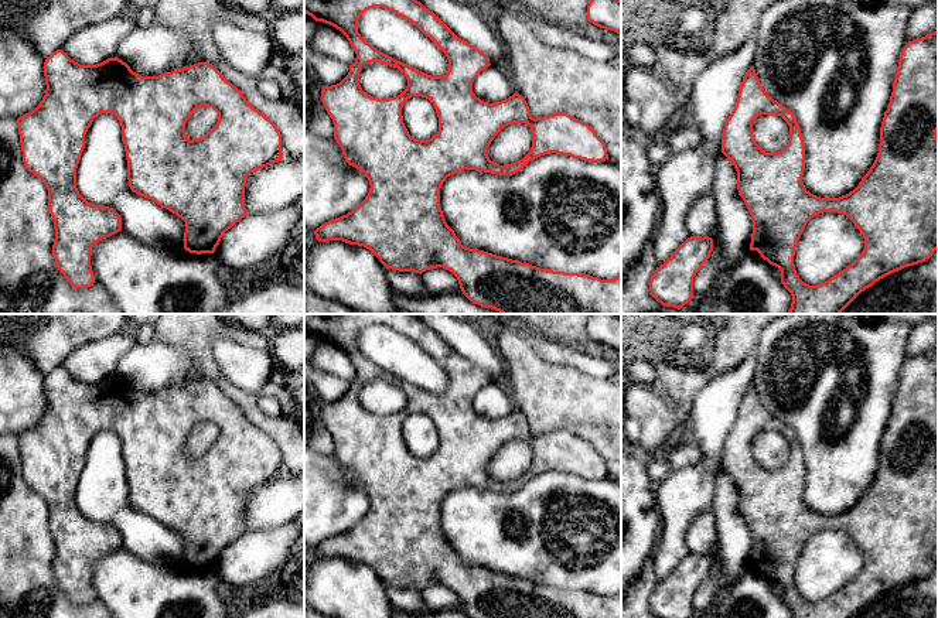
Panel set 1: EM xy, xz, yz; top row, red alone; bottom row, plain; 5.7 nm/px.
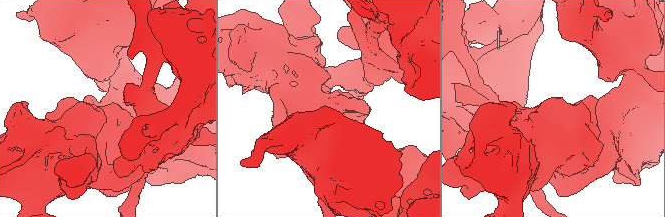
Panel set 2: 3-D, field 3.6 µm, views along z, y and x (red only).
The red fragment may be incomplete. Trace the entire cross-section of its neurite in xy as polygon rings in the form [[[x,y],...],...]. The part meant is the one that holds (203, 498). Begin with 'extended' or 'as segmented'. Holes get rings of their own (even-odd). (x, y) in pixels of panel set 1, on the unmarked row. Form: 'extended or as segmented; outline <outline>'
as segmented; outline [[[57,366],[44,379],[44,393],[47,406],[42,417],[34,427],[17,436],[17,444],[23,479],[48,506],[48,527],[55,546],[52,573],[58,587],[75,605],[88,605],[95,600],[91,583],[92,563],[122,547],[122,535],[113,525],[88,519],[76,505],[76,485],[85,465],[85,451],[99,431],[112,430],[120,438],[130,506],[185,539],[183,557],[190,570],[215,569],[224,550],[248,532],[248,492],[283,475],[282,451],[276,441],[255,426],[212,380],[198,379],[158,393],[141,393],[117,373],[96,382],[81,382],[62,366]],[[201,423],[212,424],[218,430],[218,438],[204,454],[190,457],[185,453],[185,440]]]

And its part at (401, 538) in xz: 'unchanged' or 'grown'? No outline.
unchanged

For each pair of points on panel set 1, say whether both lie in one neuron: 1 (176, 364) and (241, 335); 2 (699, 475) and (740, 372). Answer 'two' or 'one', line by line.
1: two
2: one

